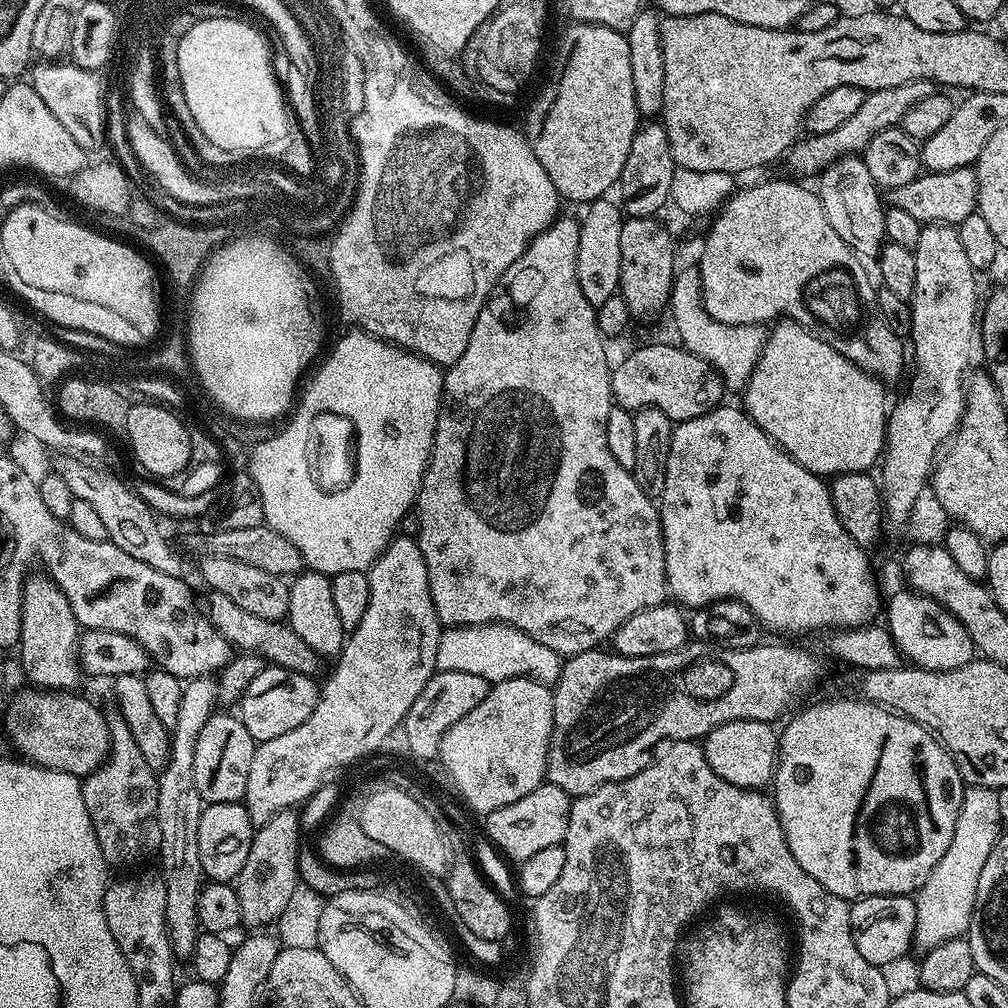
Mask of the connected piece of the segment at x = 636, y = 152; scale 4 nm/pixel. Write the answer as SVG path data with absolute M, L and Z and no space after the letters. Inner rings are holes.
M641 123L634 134L634 142L630 142L630 154L626 154L626 166L622 166L618 181L623 211L628 216L655 217L656 211L669 203L670 181L676 177L677 171L663 123Z

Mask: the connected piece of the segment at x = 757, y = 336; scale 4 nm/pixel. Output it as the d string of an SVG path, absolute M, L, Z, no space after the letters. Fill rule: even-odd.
M695 267L677 271L676 279L672 282L672 295L670 297L670 313L672 312L672 324L676 327L676 332L680 335L679 343L687 352L693 352L698 358L702 358L714 369L716 373L724 380L725 389L729 393L743 393L744 388L751 378L752 372L756 369L758 358L764 349L764 343L768 341L768 332L763 324L743 324L742 326L734 326L733 324L723 324L714 318L710 318L710 314L706 314L704 304L700 300L700 273Z

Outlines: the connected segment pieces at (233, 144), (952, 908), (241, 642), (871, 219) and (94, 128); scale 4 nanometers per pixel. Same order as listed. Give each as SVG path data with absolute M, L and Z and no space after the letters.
M209 15L180 39L178 46L178 70L180 71L182 90L186 94L186 106L194 114L203 134L212 143L216 152L233 152L236 158L252 158L256 151L272 148L274 144L285 145L288 130L293 128L294 120L290 115L289 101L281 81L276 81L276 72L272 69L272 52L264 41L264 36L256 28L251 28L244 20L235 20L232 16Z
M970 784L964 789L964 801L954 826L954 838L946 846L946 854L938 858L938 866L926 878L926 882L915 897L916 939L915 947L927 950L956 936L967 933L972 912L976 909L976 891L982 866L990 858L996 840L1002 835L1002 821L998 806L999 791L981 784Z
M209 591L207 595L204 604L202 600L204 615L228 640L228 643L239 649L241 653L260 655L269 665L277 668L289 668L310 677L317 675L316 671L320 668L322 657L312 650L287 623L258 618L257 615L242 610L237 603L232 602L225 594Z
M856 154L843 156L819 173L819 180L818 195L822 210L830 226L834 226L838 238L842 238L842 242L846 242L846 246L850 246L861 257L879 257L881 248L886 243L886 205L881 189L874 182L874 178L870 178L870 170L866 170L866 162Z
M71 62L37 64L31 69L30 83L42 102L46 103L50 112L85 152L92 152L100 146L102 148L107 139L107 93L102 76Z

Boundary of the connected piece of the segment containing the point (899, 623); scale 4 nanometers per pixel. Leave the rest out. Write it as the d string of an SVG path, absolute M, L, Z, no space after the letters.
M911 590L903 591L894 593L889 604L887 601L886 627L892 636L892 643L905 661L911 662L918 668L941 672L954 670L973 660L974 649L970 634L966 626L962 626L962 622L954 618L954 614L950 614L930 596Z

